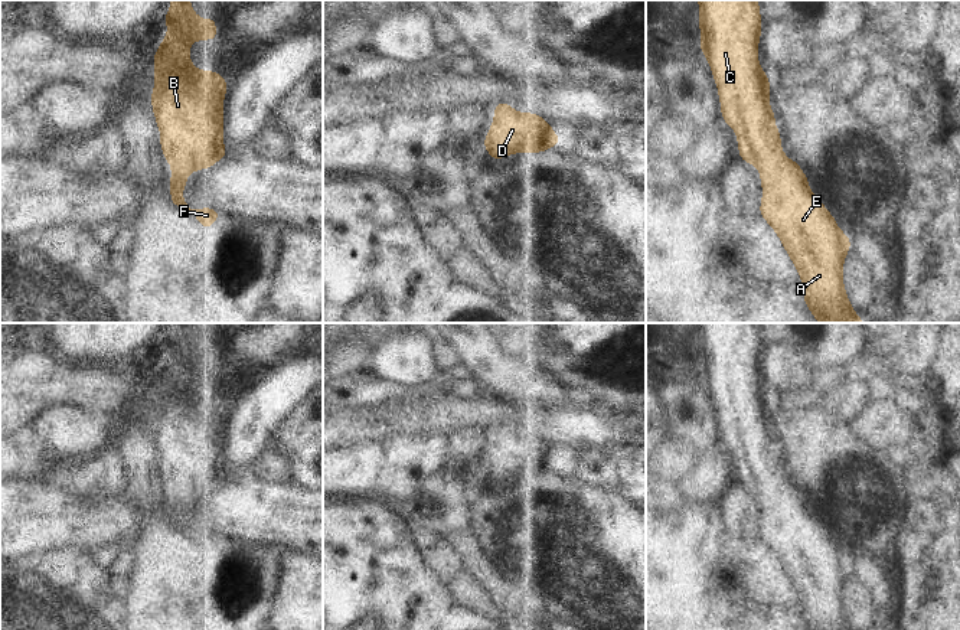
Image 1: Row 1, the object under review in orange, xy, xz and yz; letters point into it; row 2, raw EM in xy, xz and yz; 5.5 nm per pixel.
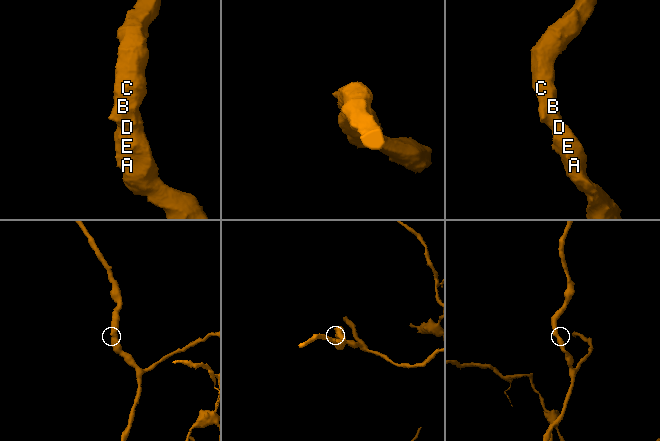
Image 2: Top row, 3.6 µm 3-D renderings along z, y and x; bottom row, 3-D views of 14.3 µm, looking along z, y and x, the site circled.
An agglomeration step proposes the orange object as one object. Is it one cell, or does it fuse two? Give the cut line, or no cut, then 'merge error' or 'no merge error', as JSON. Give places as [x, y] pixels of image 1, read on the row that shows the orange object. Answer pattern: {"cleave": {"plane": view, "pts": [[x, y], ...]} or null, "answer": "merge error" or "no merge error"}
{"cleave": null, "answer": "no merge error"}

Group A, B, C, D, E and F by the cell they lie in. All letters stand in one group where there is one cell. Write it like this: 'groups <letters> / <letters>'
groups A B C D E F

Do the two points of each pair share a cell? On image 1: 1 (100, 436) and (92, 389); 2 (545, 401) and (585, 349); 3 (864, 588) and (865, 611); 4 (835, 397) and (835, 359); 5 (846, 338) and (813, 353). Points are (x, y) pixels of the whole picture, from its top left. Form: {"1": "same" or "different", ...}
{"1": "different", "2": "different", "3": "same", "4": "different", "5": "same"}

